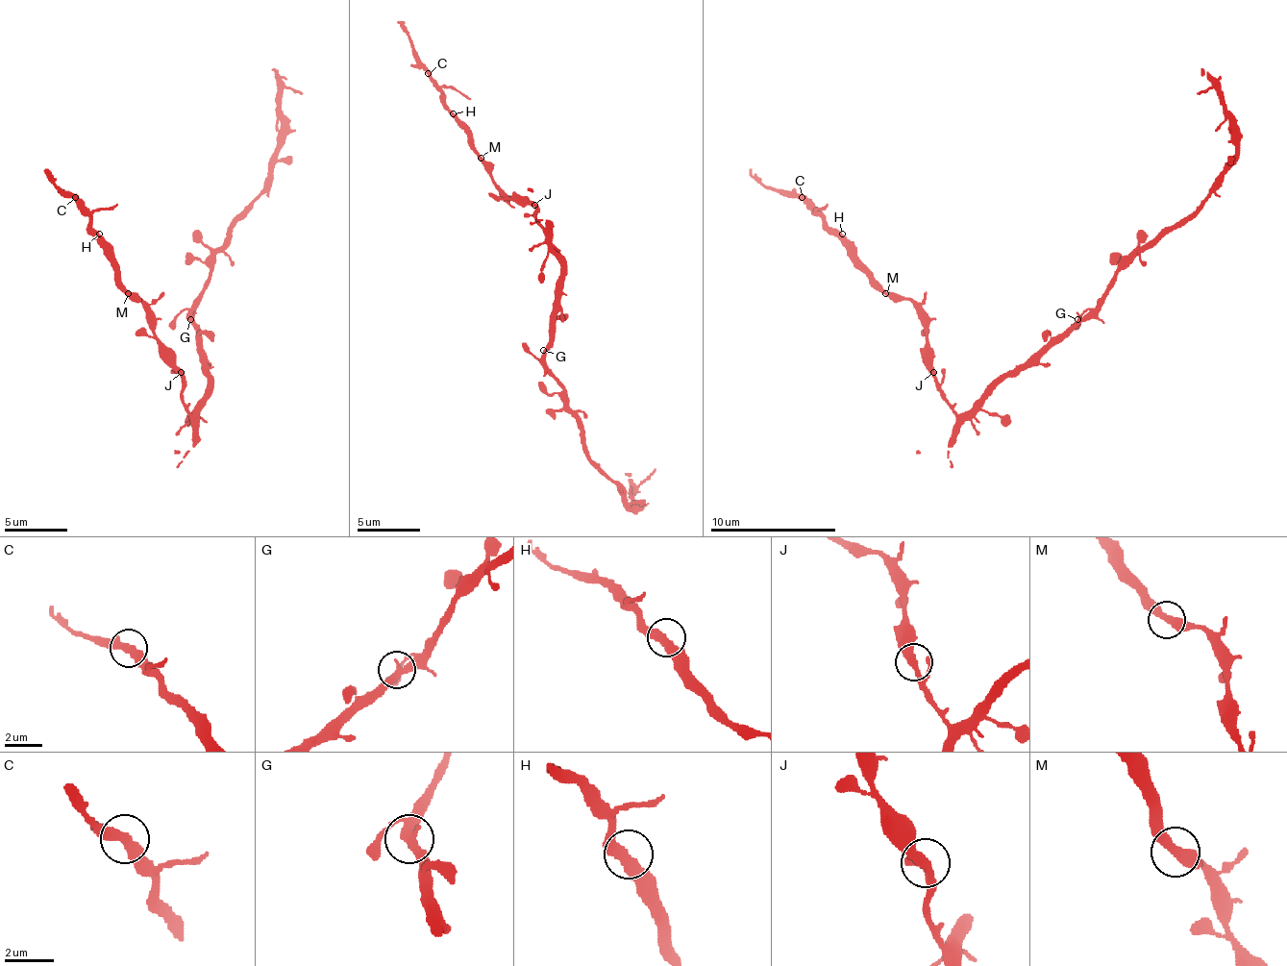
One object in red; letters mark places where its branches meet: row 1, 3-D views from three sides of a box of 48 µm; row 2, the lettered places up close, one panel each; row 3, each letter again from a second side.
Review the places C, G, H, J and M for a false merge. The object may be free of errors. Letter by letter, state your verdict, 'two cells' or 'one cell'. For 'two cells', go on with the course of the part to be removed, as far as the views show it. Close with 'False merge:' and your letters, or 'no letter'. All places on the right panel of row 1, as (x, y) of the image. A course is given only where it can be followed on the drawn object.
C: one cell
G: one cell
H: one cell
J: one cell
M: one cell
False merge: no letter

